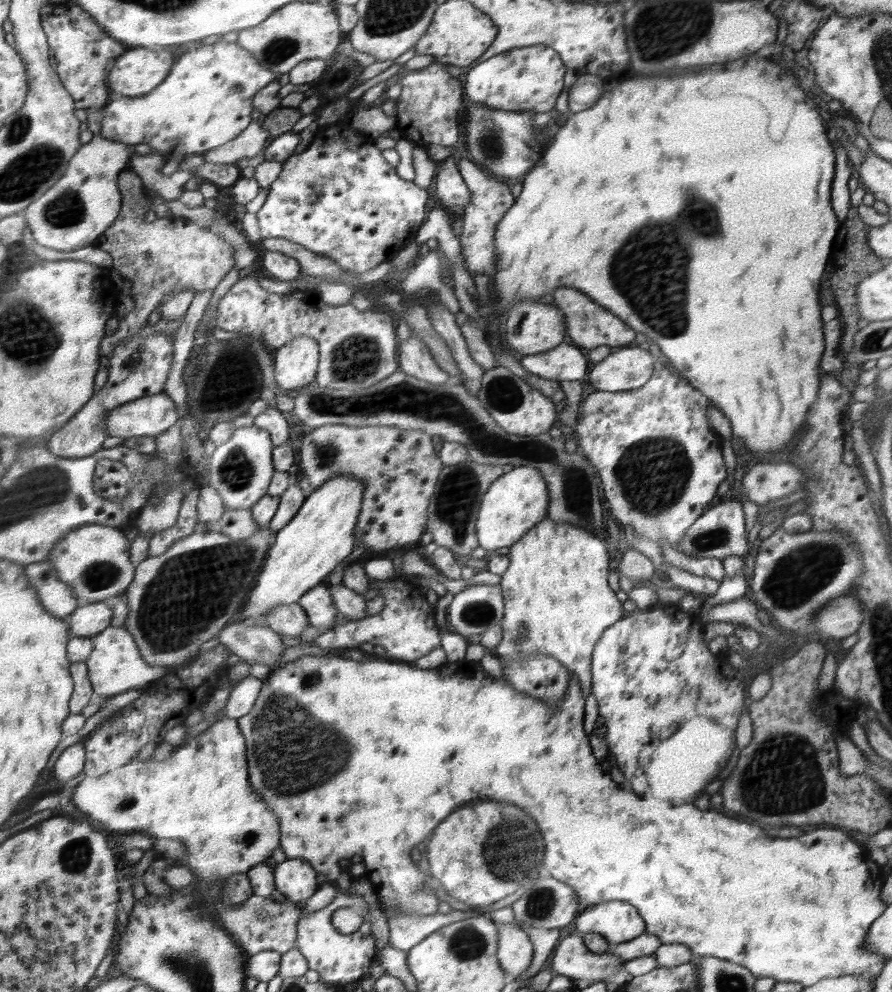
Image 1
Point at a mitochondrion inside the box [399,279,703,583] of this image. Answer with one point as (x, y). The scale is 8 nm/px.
(652, 474)

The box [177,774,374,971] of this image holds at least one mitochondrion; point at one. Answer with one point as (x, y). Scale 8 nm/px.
(261, 915)

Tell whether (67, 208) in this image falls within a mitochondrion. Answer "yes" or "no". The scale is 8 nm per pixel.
yes

